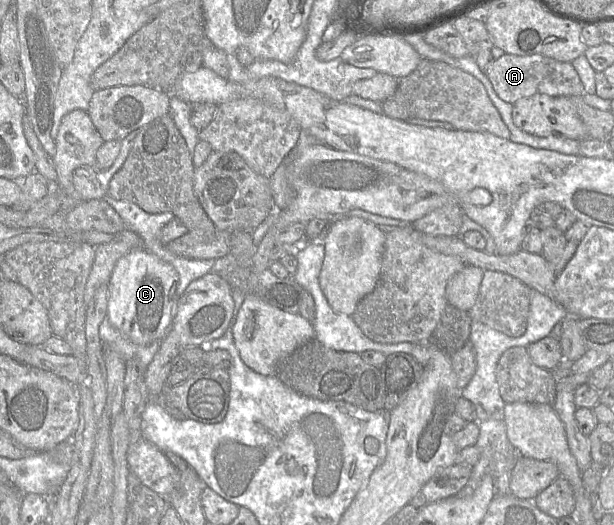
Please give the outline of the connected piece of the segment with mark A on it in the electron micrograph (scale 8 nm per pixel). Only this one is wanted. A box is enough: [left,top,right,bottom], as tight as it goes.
[485,53,585,105]

